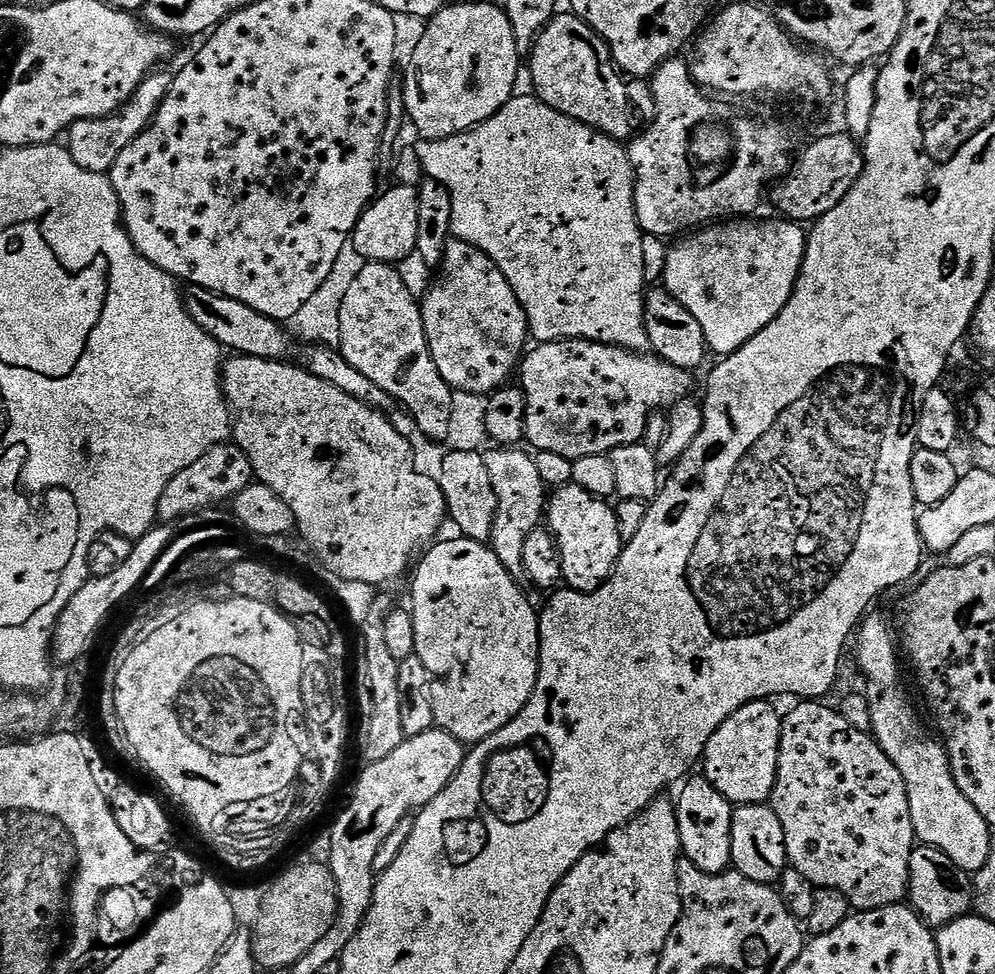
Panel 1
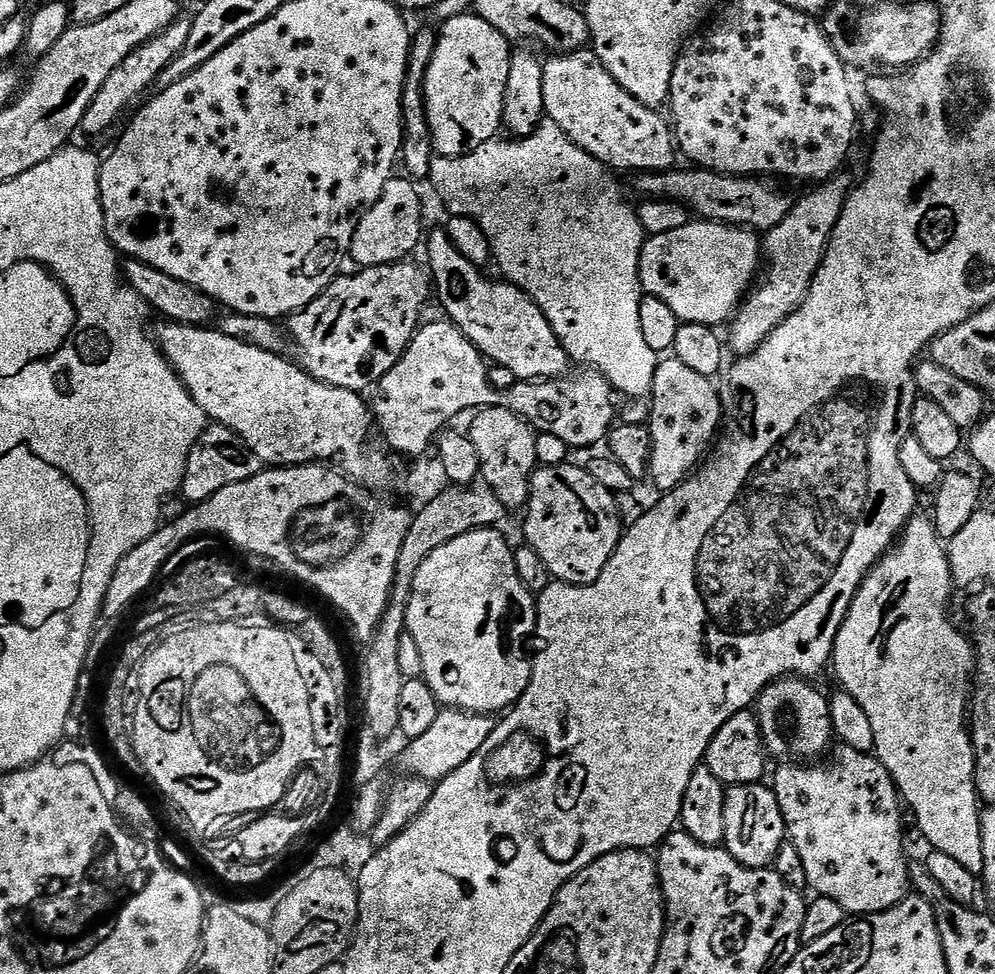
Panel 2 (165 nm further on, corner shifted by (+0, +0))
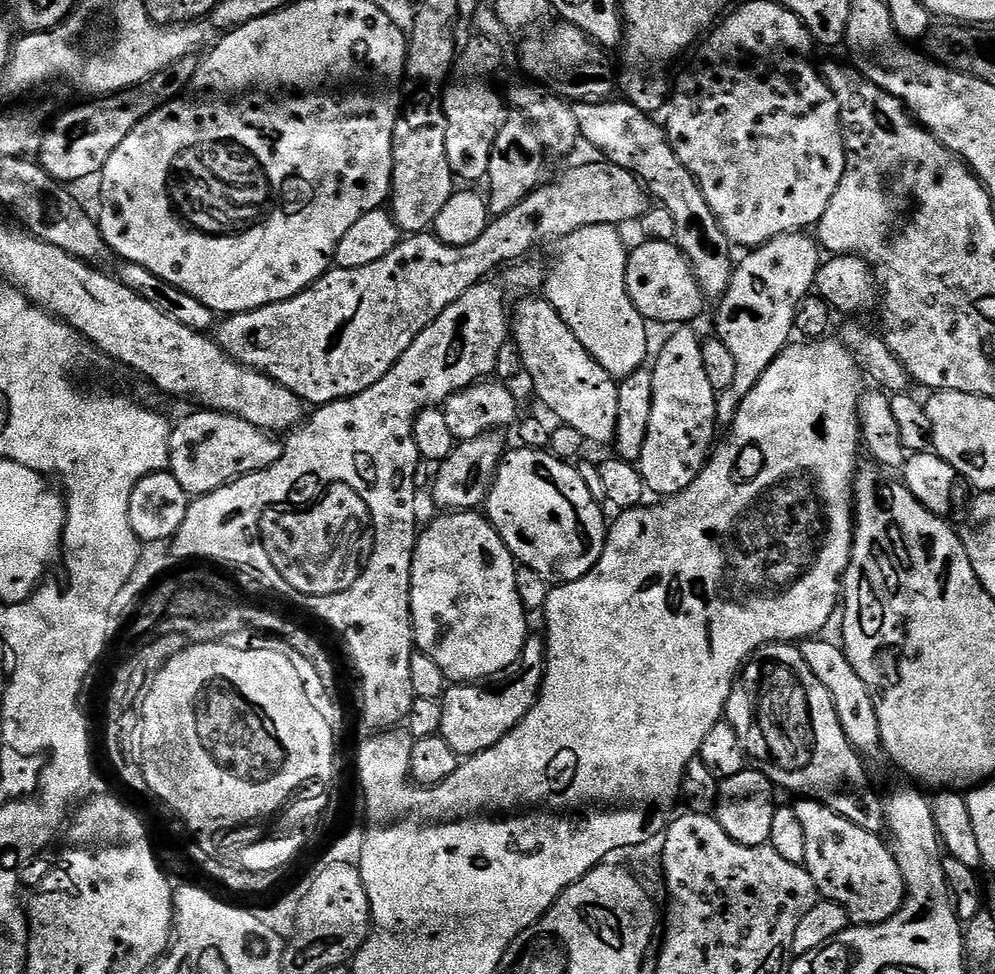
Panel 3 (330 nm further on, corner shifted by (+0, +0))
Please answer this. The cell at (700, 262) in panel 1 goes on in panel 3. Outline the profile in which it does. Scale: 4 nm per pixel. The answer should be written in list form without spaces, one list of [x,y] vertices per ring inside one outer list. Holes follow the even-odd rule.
[[[644,240],[628,253],[626,286],[634,306],[644,315],[645,321],[657,320],[660,324],[684,326],[700,312],[706,298],[700,292],[692,267],[675,243],[667,240]]]

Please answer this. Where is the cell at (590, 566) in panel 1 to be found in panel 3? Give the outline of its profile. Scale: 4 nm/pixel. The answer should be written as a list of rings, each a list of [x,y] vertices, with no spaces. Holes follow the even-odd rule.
[[[517,447],[501,459],[500,466],[496,469],[496,480],[486,501],[486,518],[523,567],[538,570],[538,574],[542,574],[542,578],[553,585],[574,582],[586,575],[598,562],[604,549],[604,541],[608,539],[604,512],[600,509],[601,501],[590,494],[578,468],[569,461],[561,460],[548,450]]]

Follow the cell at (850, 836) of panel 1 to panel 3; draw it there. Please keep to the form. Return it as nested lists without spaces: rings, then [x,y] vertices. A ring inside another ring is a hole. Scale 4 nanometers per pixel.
[[[800,798],[794,807],[798,818],[802,822],[802,830],[806,830],[806,858],[803,865],[814,878],[816,891],[825,900],[832,900],[848,912],[848,919],[853,925],[867,926],[886,922],[904,905],[906,889],[904,886],[904,872],[898,866],[896,857],[887,843],[883,844],[880,836],[862,830],[862,826],[854,826],[846,818],[842,818],[825,804],[817,800]]]

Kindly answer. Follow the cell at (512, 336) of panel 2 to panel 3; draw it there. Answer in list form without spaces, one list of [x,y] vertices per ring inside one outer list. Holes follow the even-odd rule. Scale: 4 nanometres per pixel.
[[[528,294],[525,300],[516,304],[512,312],[512,340],[516,343],[516,352],[532,379],[532,388],[536,396],[557,416],[559,423],[566,427],[573,427],[582,434],[585,441],[596,444],[611,445],[616,438],[618,426],[618,380],[598,363],[595,358],[574,338],[574,330],[562,322],[558,310],[550,306],[550,302],[536,294]]]

